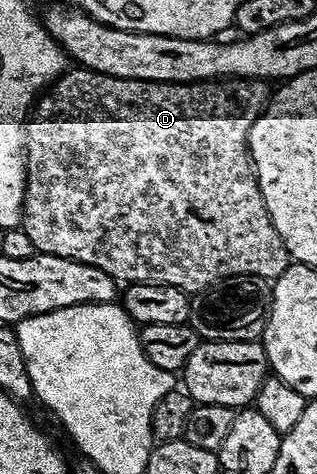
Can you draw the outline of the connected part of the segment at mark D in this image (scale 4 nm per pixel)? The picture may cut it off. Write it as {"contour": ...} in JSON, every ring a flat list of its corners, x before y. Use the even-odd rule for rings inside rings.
{"contour":[[72,66,65,76,64,73,57,75,50,85,50,90,45,91,35,101,27,117,28,125,25,123,22,128,26,173,22,229,32,241,35,251,54,254,58,258,70,258,74,262,86,262,86,266,98,266,98,270,106,270,106,274,125,285,165,284,189,294,202,292,211,284,218,284,229,276,260,276,266,281,275,281,276,277,288,269,290,257,280,232,274,230,270,210,266,210,262,190,256,181,252,157,248,155,250,126,254,126,254,122,264,110,268,96,266,88,267,85,263,81,255,78,225,78,194,84,123,80,79,66]]}

